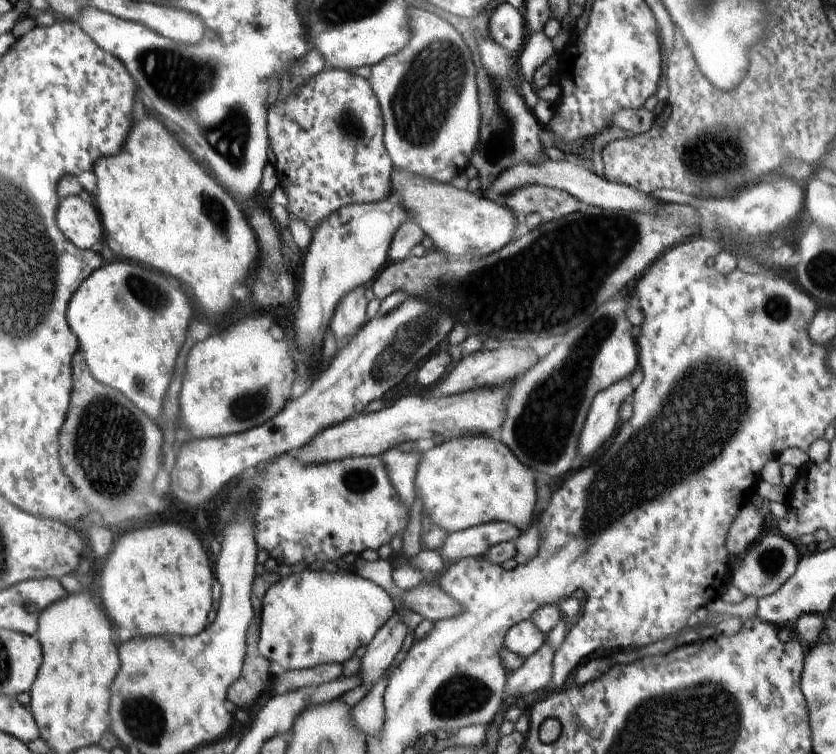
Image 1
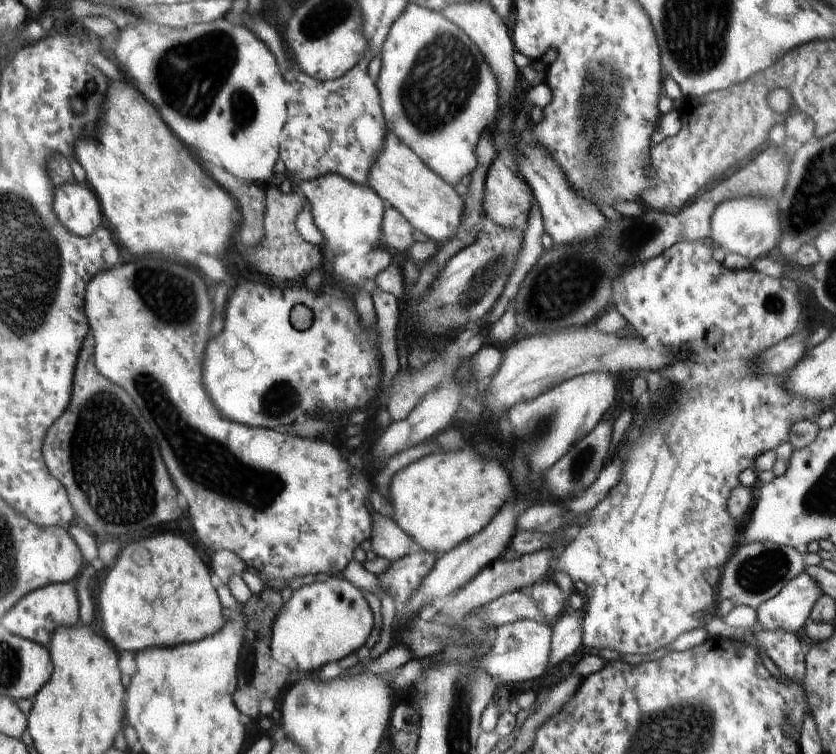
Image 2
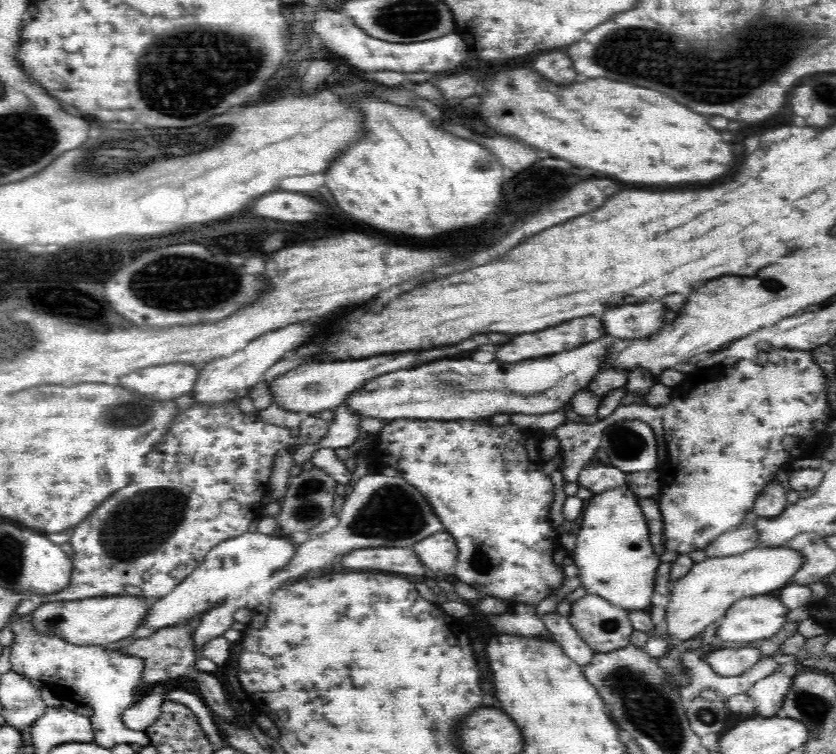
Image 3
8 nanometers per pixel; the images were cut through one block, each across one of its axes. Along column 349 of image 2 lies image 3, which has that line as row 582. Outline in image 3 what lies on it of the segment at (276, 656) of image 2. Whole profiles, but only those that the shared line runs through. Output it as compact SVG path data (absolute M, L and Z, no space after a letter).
M625 484L592 494L583 510L581 528L576 534L576 549L572 554L587 594L601 596L626 611L653 610L650 600L661 564L650 541L641 499Z

